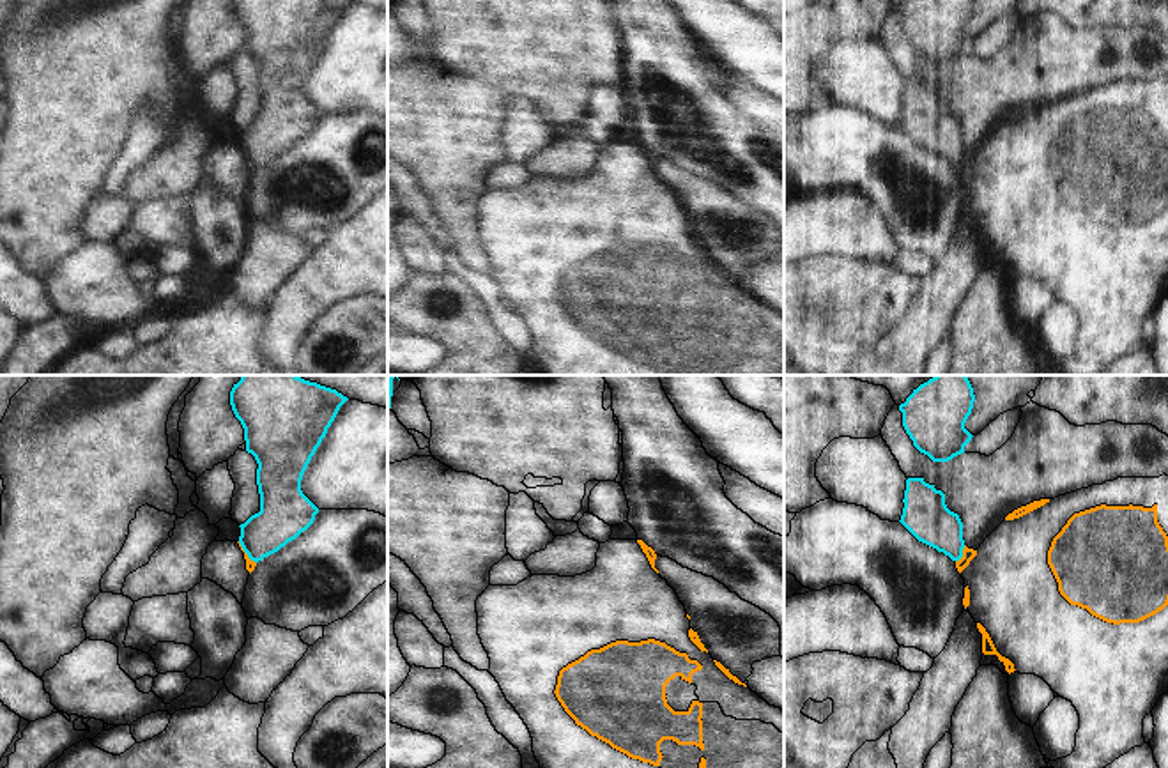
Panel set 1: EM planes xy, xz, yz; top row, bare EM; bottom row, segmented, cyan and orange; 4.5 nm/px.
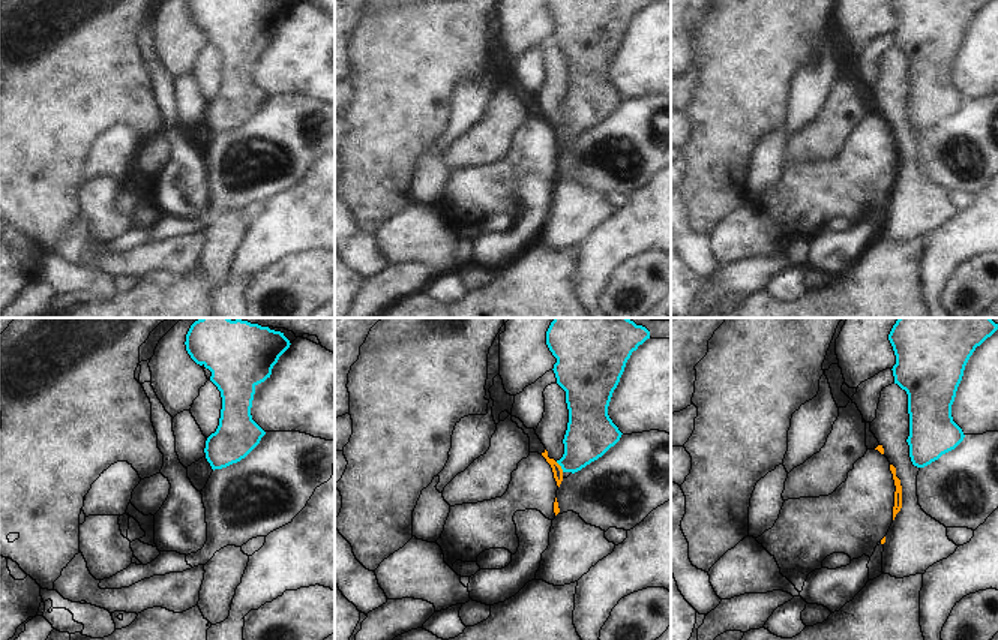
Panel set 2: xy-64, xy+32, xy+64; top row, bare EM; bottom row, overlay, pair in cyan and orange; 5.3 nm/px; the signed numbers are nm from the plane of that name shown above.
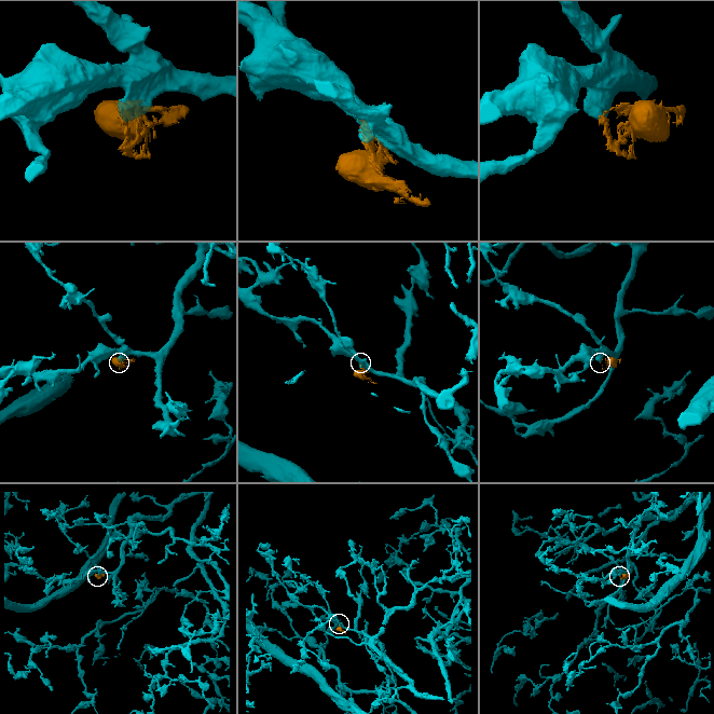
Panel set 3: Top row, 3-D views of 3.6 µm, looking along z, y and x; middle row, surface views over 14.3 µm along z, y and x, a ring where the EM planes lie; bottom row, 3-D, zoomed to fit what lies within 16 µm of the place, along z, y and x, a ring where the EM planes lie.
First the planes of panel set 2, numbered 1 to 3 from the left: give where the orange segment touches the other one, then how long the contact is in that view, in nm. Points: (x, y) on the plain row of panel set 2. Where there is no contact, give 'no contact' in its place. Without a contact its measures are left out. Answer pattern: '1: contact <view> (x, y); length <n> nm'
1: no contact
2: contact xy+32 (560, 129); length 70 nm
3: no contact

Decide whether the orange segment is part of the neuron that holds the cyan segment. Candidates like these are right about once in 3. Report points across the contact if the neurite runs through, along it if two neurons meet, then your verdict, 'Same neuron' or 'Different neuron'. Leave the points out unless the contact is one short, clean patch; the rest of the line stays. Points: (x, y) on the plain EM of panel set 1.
Boundary: yz (965, 149), (963, 158), (956, 165). Different neuron

